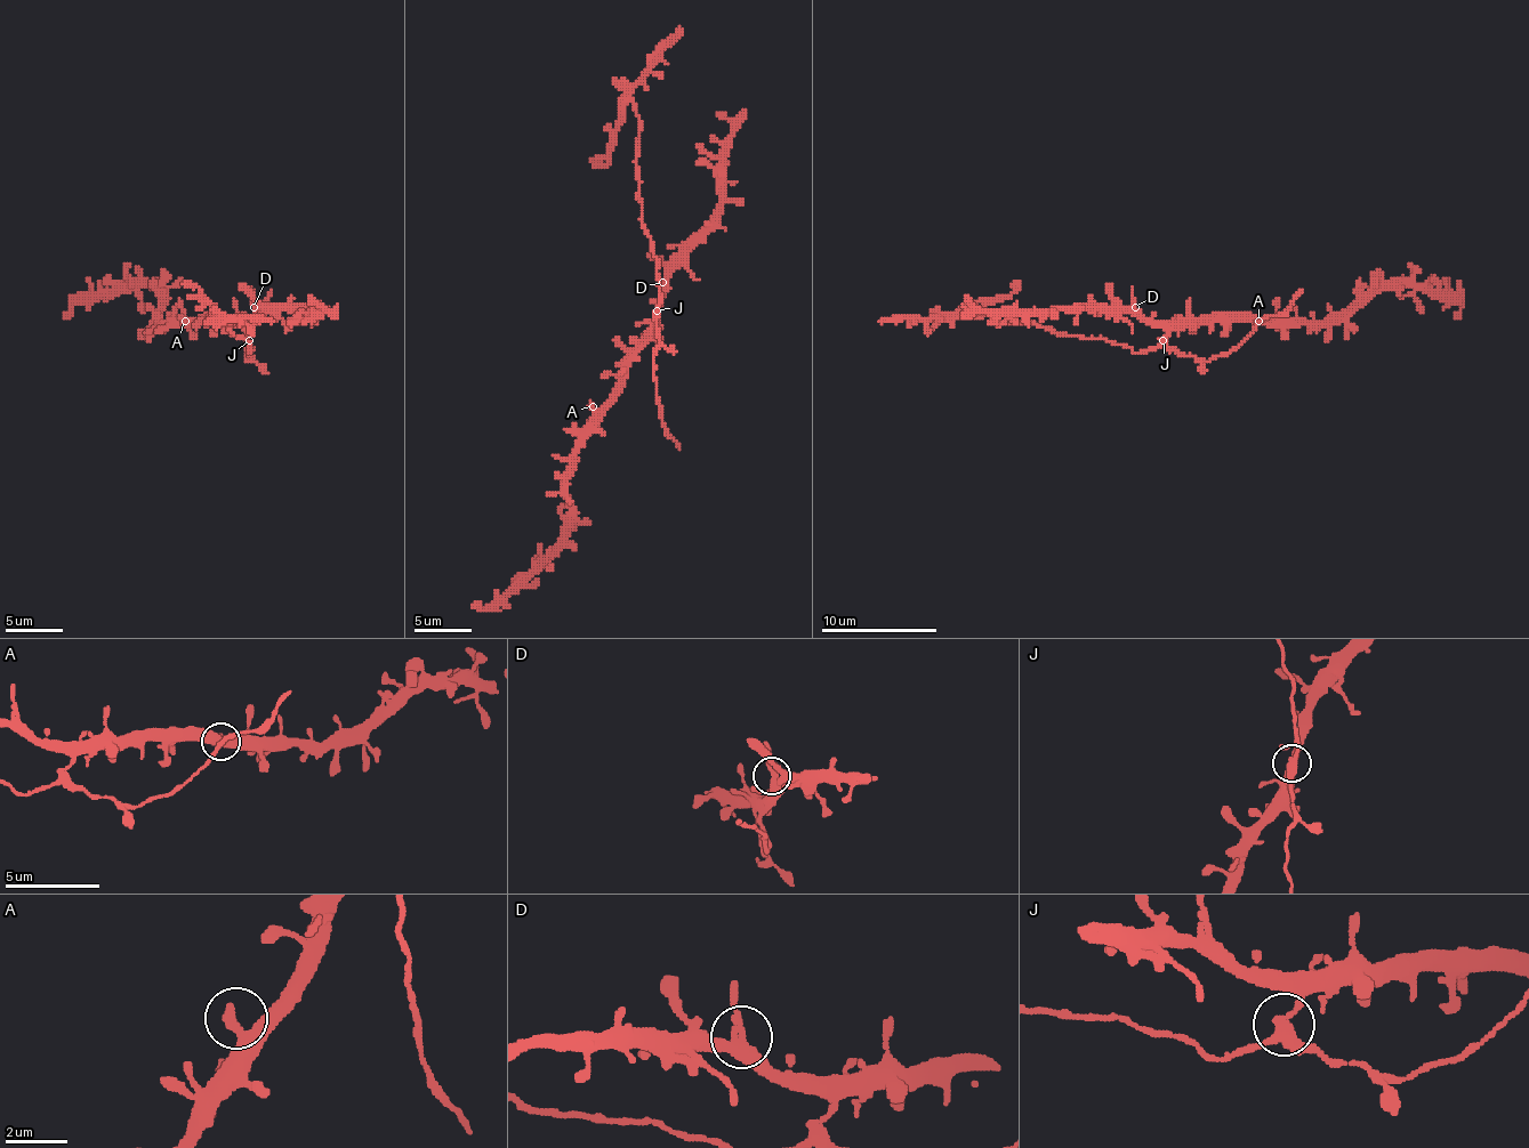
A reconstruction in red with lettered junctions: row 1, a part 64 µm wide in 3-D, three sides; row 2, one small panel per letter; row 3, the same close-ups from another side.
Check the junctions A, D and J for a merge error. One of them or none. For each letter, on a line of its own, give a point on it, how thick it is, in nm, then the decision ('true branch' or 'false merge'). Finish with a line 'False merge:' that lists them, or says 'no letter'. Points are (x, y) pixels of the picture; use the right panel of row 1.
A: place (1258, 321); calibre 360 nm; true branch
D: place (1135, 307); calibre 360 nm; true branch
J: place (1163, 340); calibre 300 nm; false merge
False merge: J

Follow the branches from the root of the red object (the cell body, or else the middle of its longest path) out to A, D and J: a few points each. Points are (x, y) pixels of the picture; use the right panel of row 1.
A: (1190, 321), (1258, 321)
D: (1190, 321), (1155, 321), (1135, 307)
J: (1190, 321), (1175, 326), (1164, 341)

